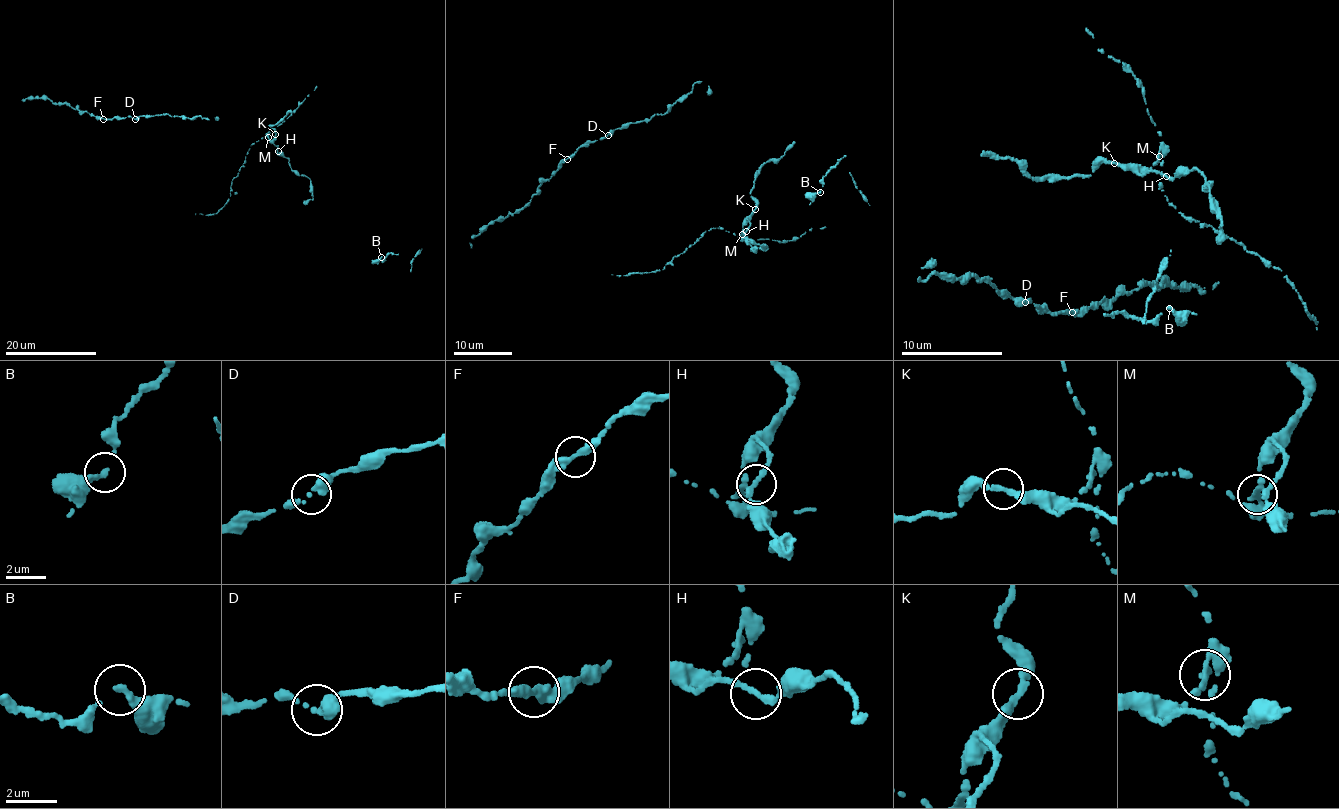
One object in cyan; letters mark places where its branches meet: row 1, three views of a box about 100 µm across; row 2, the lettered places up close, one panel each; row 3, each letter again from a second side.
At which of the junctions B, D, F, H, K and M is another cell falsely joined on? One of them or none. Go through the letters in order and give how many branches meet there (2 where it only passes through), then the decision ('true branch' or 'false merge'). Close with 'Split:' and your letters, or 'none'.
B: 2 | true branch
D: 2 | true branch
F: 2 | true branch
H: 2 | true branch
K: 2 | true branch
M: 2 | false merge
Split: M

